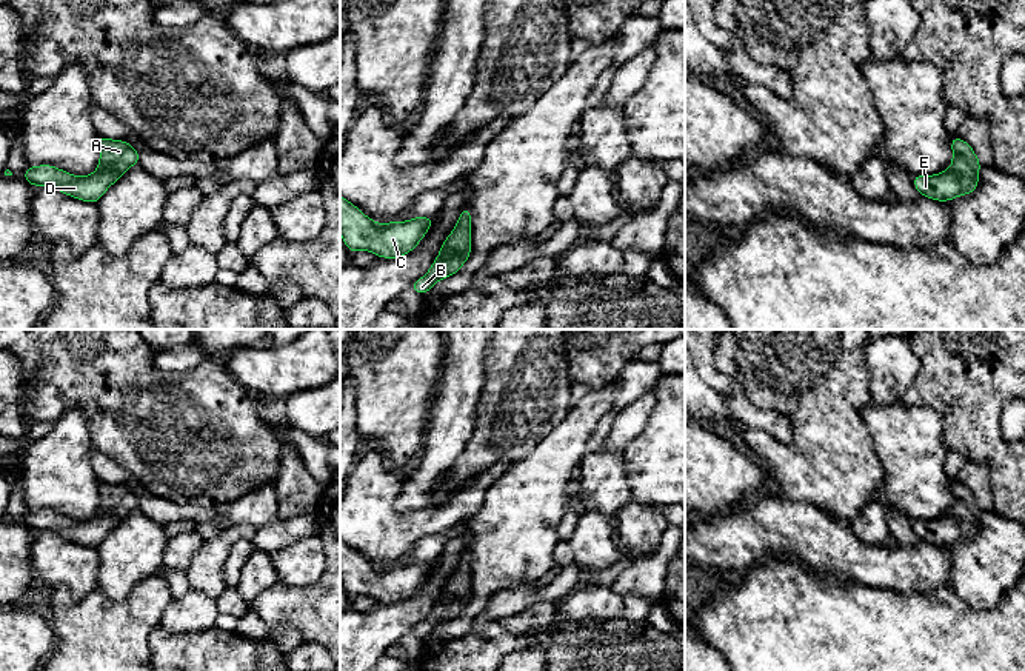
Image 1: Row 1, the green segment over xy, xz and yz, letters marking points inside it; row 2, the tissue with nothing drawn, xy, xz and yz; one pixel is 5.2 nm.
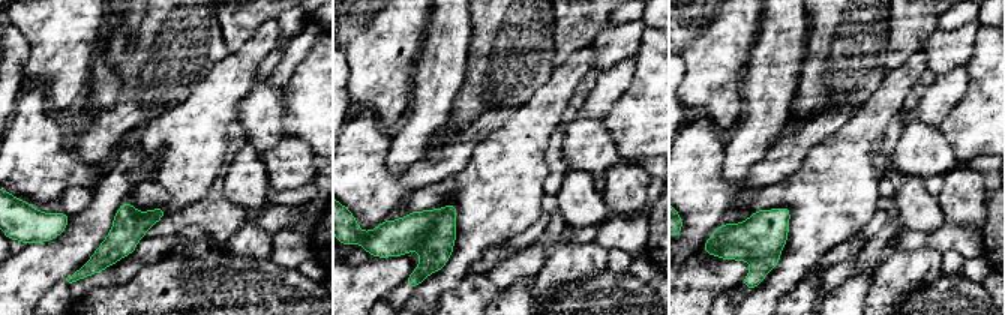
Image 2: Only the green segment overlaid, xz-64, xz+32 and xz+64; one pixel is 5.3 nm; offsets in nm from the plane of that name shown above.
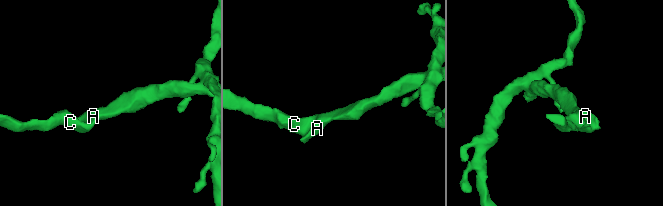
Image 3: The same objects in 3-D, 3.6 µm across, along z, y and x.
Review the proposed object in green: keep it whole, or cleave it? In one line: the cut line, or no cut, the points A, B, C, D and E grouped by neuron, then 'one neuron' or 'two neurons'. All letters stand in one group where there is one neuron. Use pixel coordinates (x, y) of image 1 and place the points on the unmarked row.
no cut; A B C D E; one neuron

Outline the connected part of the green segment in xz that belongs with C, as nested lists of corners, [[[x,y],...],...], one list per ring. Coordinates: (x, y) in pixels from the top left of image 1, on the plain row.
[[[340,540],[340,579],[351,599],[369,596],[383,603],[406,600],[420,588],[431,569],[432,562],[376,568]]]

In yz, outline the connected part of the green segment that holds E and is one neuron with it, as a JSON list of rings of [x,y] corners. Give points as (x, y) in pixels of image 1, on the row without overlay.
[[[953,482],[951,496],[953,505],[947,516],[913,522],[919,540],[945,548],[977,534],[982,509],[971,489],[959,482]]]

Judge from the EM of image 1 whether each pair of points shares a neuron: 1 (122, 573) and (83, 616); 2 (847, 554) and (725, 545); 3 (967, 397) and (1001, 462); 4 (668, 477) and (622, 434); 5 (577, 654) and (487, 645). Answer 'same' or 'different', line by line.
1: different
2: same
3: same
4: different
5: same

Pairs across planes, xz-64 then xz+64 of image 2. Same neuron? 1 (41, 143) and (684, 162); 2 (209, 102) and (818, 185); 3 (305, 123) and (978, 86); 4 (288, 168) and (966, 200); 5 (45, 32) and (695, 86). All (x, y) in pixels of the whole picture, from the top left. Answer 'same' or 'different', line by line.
1: same
2: same
3: same
4: same
5: same

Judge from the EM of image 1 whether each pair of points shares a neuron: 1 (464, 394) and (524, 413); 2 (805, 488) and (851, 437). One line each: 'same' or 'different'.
1: different
2: same

